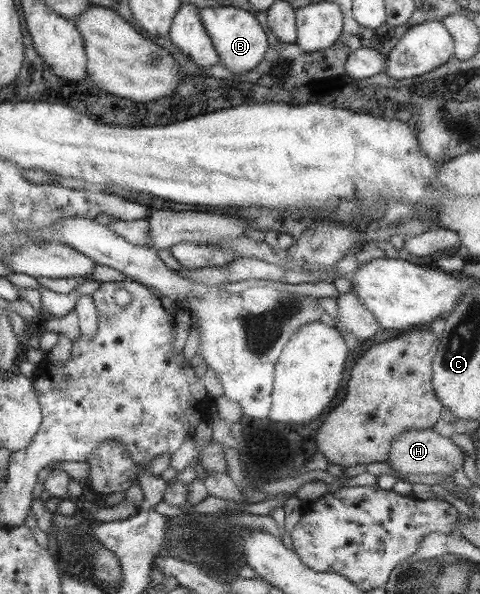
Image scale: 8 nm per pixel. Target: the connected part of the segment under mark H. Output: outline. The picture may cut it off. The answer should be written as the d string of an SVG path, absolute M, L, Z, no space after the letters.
M433 429L408 431L390 446L386 463L391 470L403 476L441 474L443 477L450 477L454 475L454 471L464 467L464 450L456 446L451 438L444 438Z

